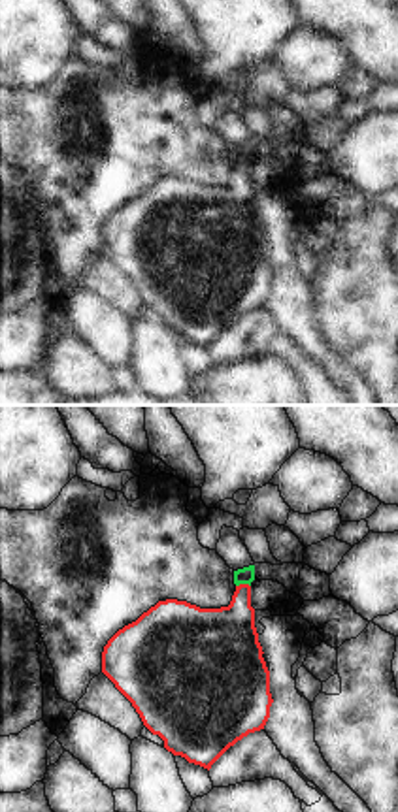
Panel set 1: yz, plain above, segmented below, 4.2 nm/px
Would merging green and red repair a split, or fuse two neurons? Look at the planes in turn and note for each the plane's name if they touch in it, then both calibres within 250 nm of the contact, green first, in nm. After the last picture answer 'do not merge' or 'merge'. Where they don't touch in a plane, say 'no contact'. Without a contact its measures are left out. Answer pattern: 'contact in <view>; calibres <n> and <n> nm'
contact in yz; calibres 70 and 260 nm

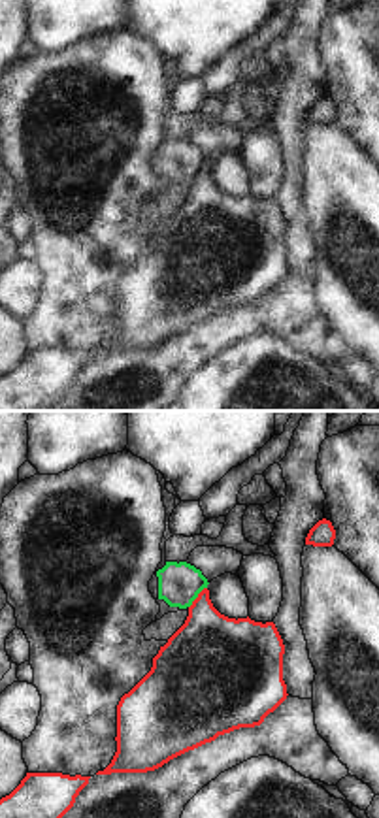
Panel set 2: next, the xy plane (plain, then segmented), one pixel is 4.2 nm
contact in xy; calibres 180 and 340 nm

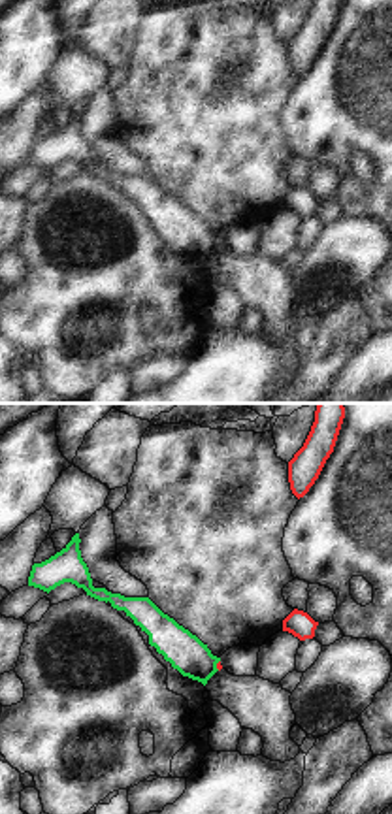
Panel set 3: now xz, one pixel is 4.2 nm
contact in xz; calibres 160 and 20 nm

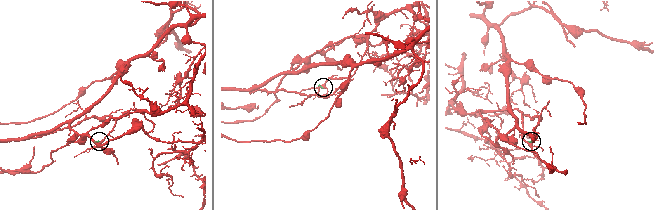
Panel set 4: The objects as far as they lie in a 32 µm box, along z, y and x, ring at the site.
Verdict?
do not merge

